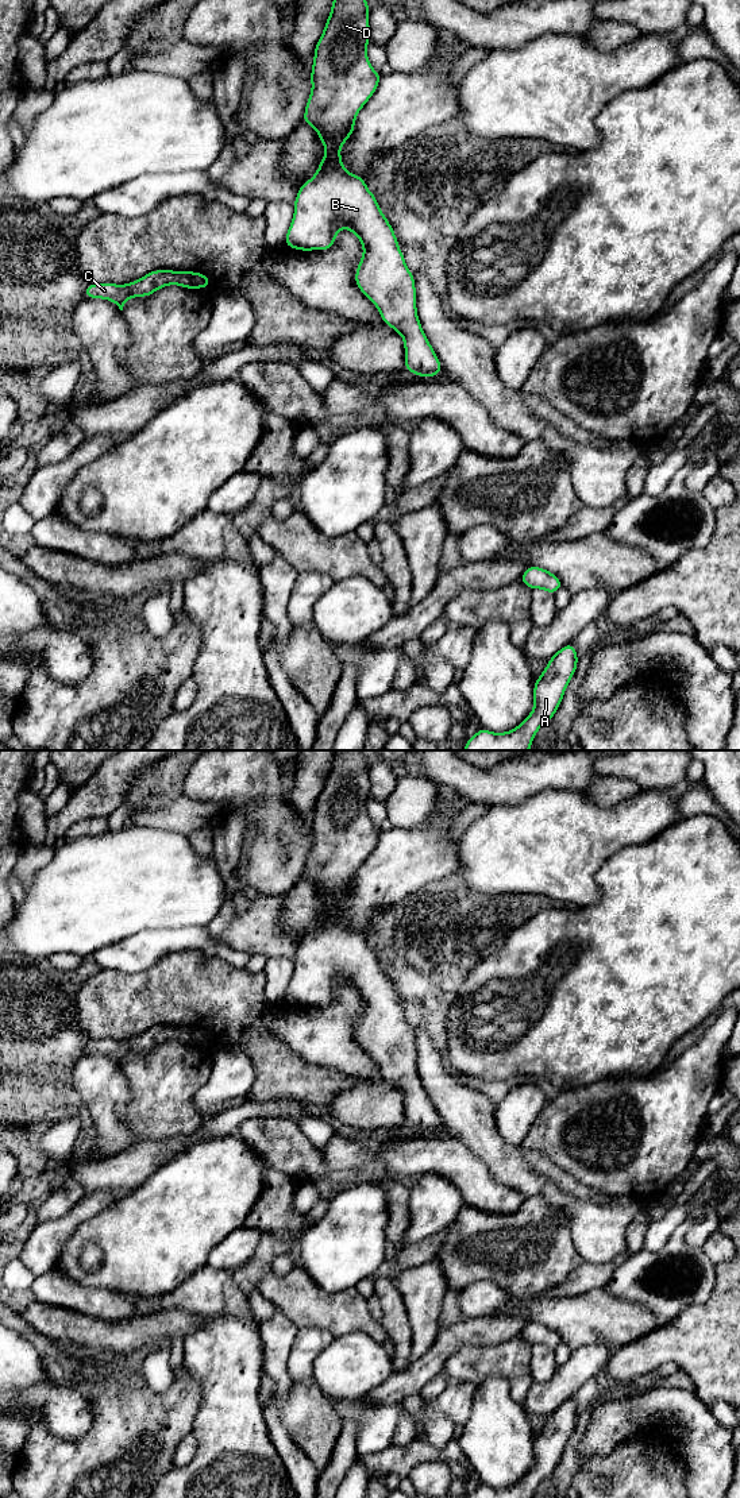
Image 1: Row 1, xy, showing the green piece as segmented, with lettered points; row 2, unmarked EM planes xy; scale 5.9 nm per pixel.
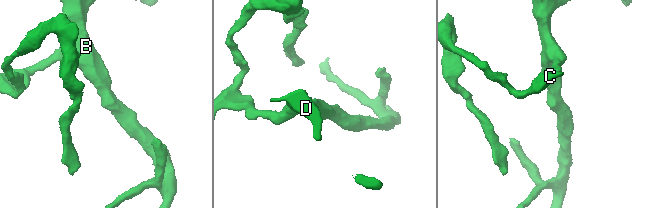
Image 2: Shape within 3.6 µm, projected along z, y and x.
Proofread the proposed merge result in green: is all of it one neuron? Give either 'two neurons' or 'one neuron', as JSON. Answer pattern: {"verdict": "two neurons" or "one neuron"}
{"verdict": "two neurons"}

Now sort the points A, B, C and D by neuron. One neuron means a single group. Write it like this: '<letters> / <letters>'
A B D / C

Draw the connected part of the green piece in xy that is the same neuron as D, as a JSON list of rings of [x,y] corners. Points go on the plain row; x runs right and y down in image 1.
[[[334,750],[329,772],[313,807],[312,846],[302,872],[302,879],[317,888],[325,910],[316,930],[297,947],[294,970],[284,1000],[300,1007],[327,1007],[343,982],[354,988],[363,1001],[354,1032],[356,1043],[377,1062],[382,1077],[402,1092],[404,1126],[432,1134],[444,1127],[417,1072],[415,1032],[405,1020],[393,982],[374,949],[367,945],[363,931],[354,931],[344,924],[339,908],[355,885],[356,870],[375,849],[381,835],[381,829],[373,825],[366,807],[370,798],[369,768],[369,758],[362,750]]]

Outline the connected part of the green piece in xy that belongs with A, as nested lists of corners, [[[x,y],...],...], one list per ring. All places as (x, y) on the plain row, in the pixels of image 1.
[[[570,1398],[548,1416],[546,1425],[536,1435],[532,1468],[519,1482],[505,1489],[492,1489],[481,1483],[466,1498],[533,1498],[537,1486],[558,1467],[577,1421],[577,1404]]]

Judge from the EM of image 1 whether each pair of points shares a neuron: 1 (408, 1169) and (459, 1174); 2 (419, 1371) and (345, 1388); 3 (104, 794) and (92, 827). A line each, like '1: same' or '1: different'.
1: same
2: different
3: different

